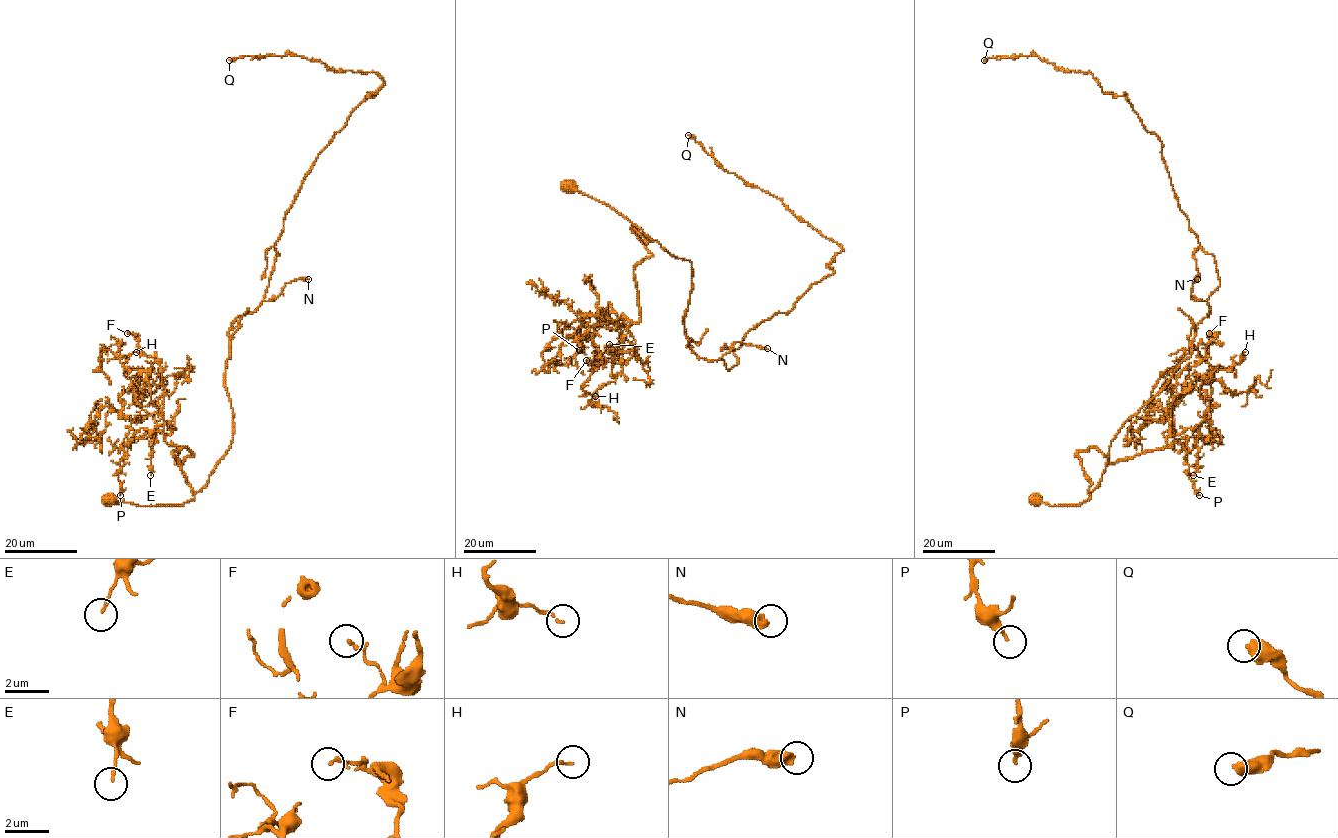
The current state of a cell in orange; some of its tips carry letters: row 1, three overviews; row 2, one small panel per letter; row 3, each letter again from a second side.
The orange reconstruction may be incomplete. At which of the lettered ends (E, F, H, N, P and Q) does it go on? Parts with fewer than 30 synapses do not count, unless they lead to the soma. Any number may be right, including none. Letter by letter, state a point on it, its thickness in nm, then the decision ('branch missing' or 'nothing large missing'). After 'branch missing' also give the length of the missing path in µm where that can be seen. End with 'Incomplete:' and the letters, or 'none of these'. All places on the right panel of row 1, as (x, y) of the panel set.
E: place (1193, 475); calibre 110 nm; nothing large missing
F: place (1209, 333); calibre 140 nm; nothing large missing
H: place (1245, 352); calibre 110 nm; nothing large missing
N: place (1197, 279); calibre 480 nm; nothing large missing
P: place (1199, 495); calibre 260 nm; nothing large missing
Q: place (984, 60); calibre 550 nm; nothing large missing
Incomplete: none of these

